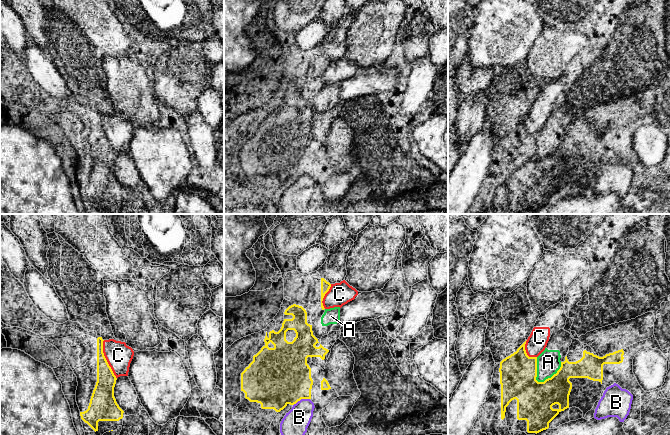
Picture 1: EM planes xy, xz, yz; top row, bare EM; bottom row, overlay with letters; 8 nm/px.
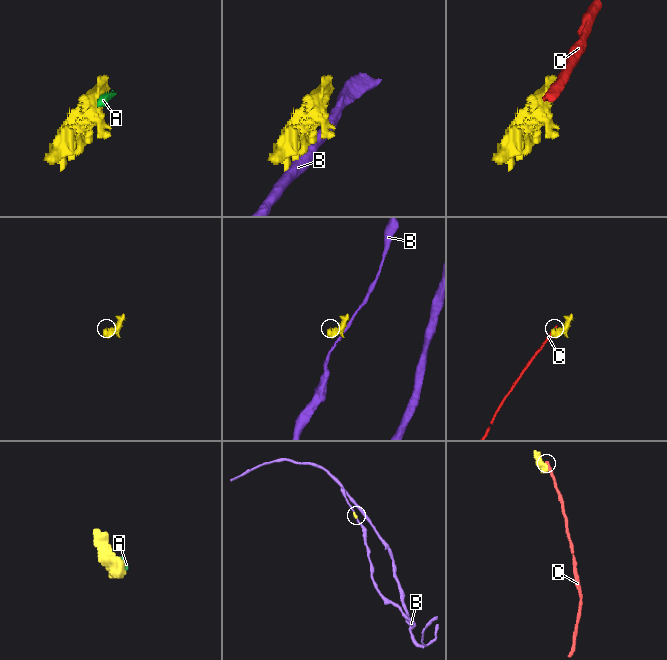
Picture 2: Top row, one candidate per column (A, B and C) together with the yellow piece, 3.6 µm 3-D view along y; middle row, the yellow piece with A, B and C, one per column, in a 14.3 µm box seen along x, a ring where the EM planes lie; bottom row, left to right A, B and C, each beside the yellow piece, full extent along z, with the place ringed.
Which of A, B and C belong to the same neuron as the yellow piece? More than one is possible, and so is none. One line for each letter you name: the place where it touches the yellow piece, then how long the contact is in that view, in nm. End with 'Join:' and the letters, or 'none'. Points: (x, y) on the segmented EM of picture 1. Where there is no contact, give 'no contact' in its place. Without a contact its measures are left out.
Join: none

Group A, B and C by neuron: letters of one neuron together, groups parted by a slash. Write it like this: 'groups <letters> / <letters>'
groups A / B / C

